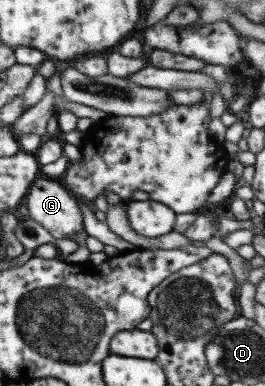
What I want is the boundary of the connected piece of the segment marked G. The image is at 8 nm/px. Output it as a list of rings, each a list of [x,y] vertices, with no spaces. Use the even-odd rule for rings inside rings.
[[[36,178],[24,201],[28,217],[40,224],[54,239],[70,239],[85,232],[78,200],[58,179]]]

